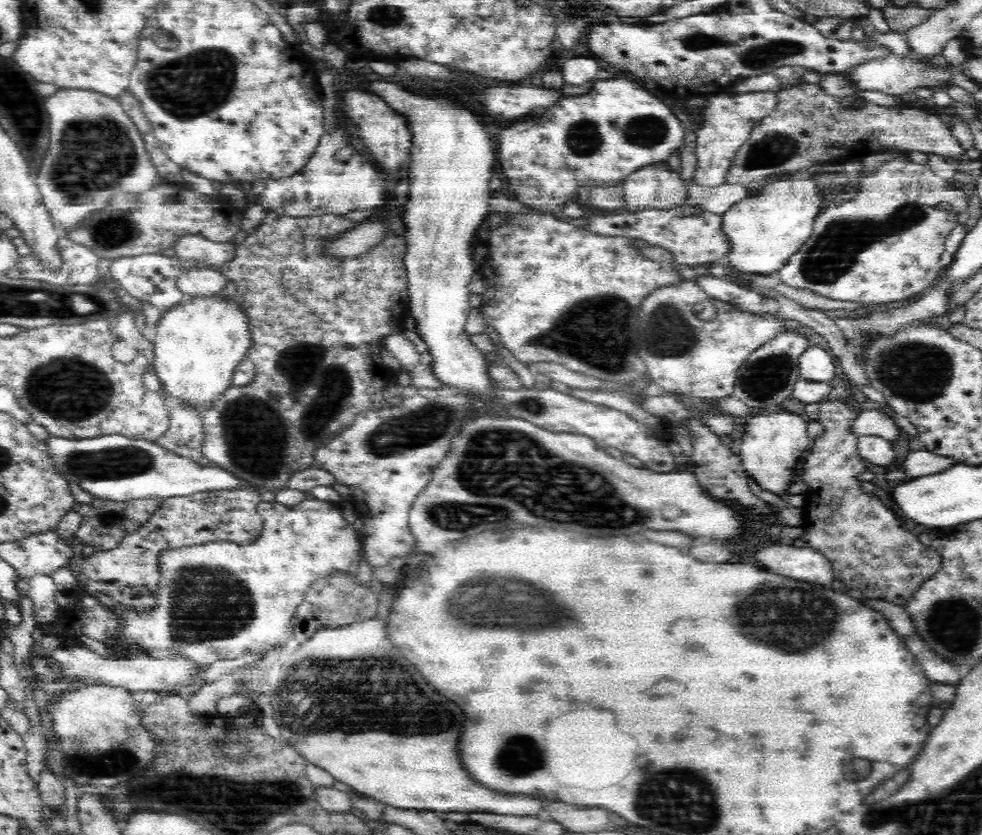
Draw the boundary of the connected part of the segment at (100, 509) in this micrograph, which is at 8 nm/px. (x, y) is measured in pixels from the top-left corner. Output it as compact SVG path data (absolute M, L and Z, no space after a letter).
M100 498L91 504L76 503L72 510L82 516L82 523L74 538L78 538L83 545L94 546L98 552L116 548L124 537L143 528L162 502L162 498L139 498L127 502L104 501Z

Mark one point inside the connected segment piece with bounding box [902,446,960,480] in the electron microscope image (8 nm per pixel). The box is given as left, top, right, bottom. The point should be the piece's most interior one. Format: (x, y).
(920, 461)

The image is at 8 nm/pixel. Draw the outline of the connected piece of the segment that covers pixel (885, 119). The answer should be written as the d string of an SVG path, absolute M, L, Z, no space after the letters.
M800 84L780 90L777 93L777 99L774 110L752 129L750 138L740 146L740 150L732 158L732 166L724 176L724 183L757 187L766 180L781 177L782 174L794 173L801 168L812 169L818 165L862 161L884 150L904 150L908 153L918 151L961 159L966 157L960 141L952 136L942 117L927 114L914 107L907 107L903 102L896 108L890 108L878 106L856 95L838 98L826 94L819 85L814 84Z

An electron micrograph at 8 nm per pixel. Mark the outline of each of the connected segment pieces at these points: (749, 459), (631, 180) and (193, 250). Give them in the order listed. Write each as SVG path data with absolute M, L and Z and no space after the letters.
M779 409L774 412L764 412L750 417L742 428L741 463L746 466L744 472L754 476L758 484L774 494L784 494L790 486L788 480L796 476L796 468L804 452L808 452L813 439L808 435L808 424L811 420L804 415Z
M648 166L634 171L623 182L626 208L630 212L669 209L688 201L688 188L680 173L668 167Z
M184 234L172 247L175 256L182 258L184 262L199 261L202 265L218 267L236 256L235 246L233 242L214 242L200 235Z

